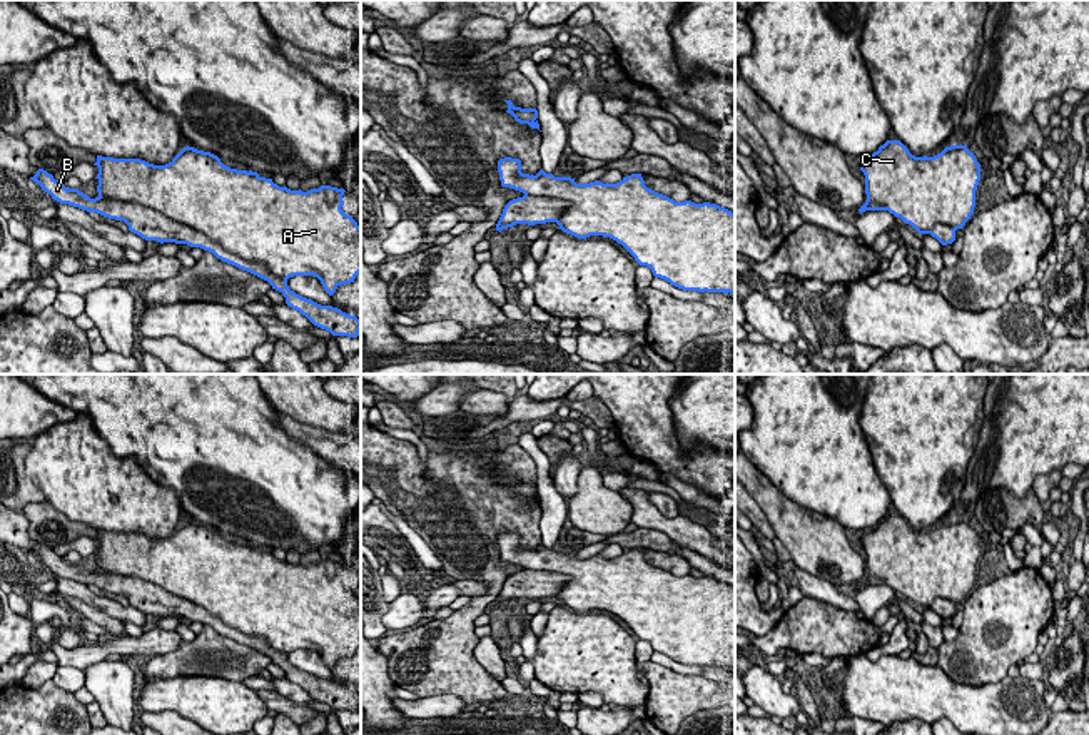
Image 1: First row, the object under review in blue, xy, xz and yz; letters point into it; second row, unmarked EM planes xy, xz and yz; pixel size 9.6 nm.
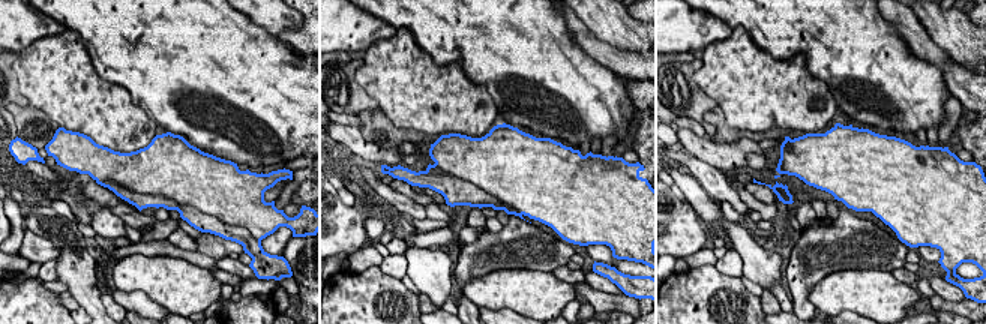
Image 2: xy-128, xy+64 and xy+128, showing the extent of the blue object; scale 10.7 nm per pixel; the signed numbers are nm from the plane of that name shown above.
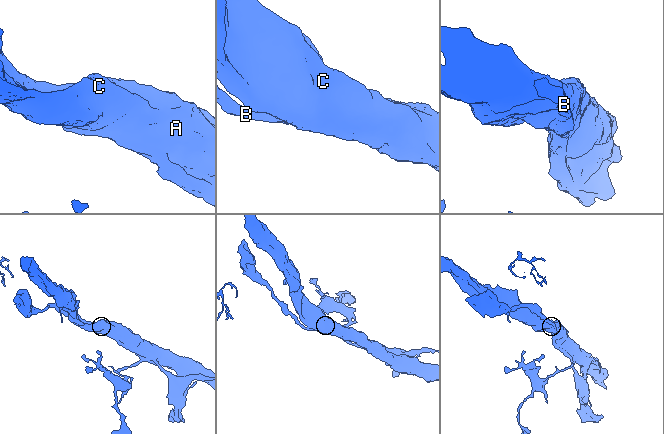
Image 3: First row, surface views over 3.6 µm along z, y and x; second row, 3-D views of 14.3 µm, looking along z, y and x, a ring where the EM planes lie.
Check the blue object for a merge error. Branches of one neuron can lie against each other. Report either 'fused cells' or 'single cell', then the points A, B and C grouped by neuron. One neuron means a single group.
fused cells | A C / B

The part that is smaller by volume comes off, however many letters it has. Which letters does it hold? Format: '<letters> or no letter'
B

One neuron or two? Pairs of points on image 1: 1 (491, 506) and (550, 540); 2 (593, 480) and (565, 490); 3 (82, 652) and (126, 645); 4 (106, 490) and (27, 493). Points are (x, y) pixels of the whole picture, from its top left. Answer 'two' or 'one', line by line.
1: two
2: two
3: one
4: two

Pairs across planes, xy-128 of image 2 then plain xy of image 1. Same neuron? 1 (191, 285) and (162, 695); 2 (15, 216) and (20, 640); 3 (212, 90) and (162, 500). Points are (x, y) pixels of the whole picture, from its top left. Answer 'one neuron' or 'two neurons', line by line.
1: one neuron
2: two neurons
3: two neurons

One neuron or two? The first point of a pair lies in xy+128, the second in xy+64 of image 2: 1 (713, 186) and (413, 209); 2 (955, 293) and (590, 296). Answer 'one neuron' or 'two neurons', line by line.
1: one neuron
2: two neurons

